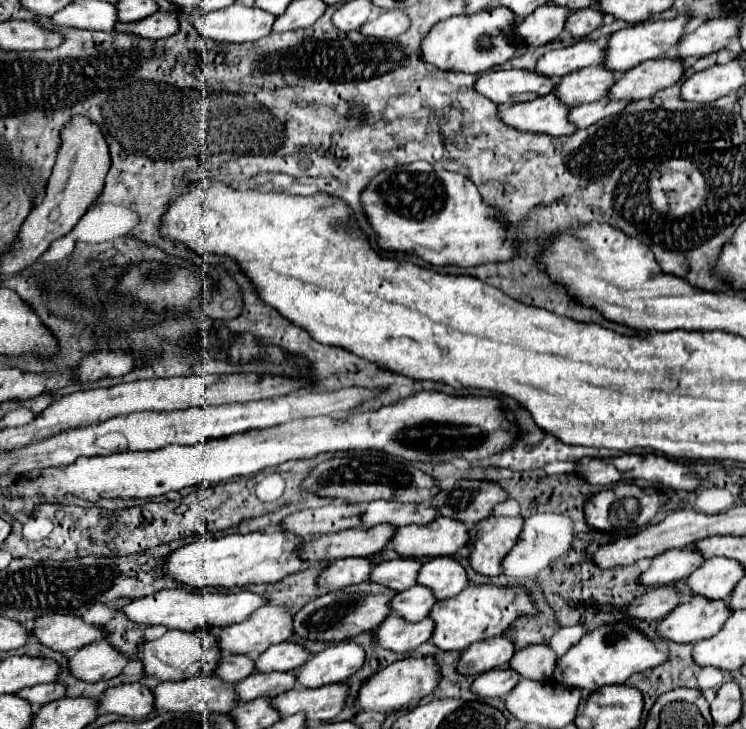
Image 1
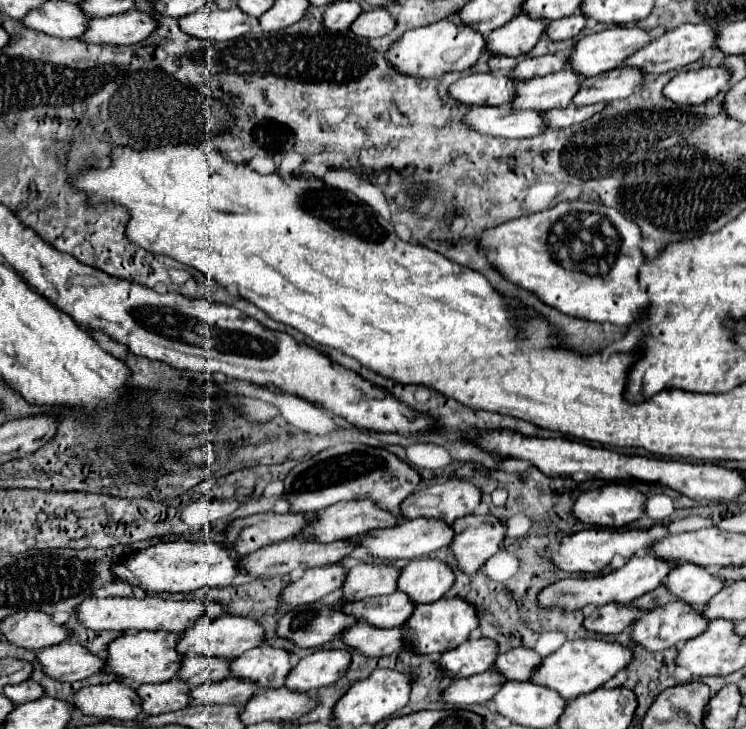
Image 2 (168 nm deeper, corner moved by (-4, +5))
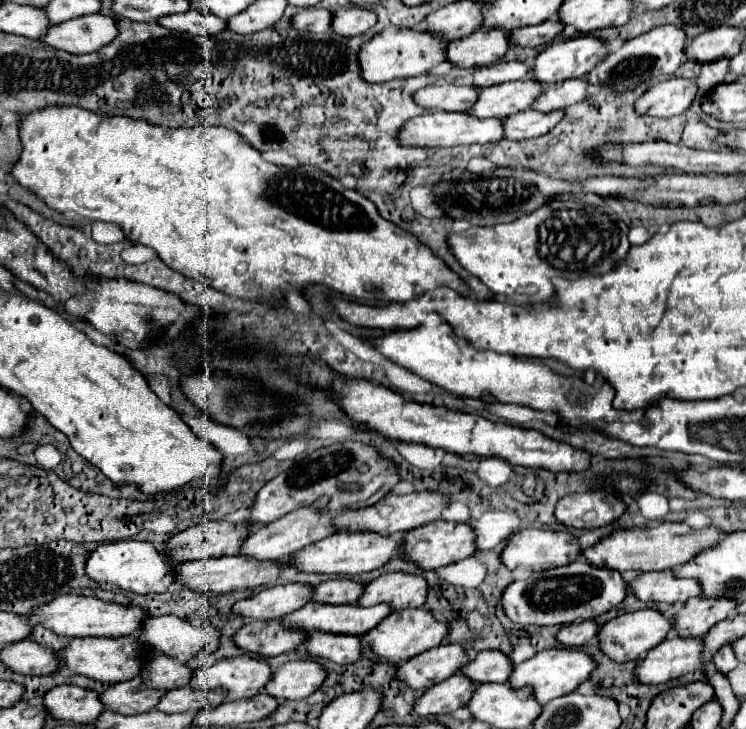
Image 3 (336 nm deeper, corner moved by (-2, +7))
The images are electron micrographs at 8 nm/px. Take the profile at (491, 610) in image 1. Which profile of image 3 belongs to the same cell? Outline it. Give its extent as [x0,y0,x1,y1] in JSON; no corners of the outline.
[363,607,449,665]

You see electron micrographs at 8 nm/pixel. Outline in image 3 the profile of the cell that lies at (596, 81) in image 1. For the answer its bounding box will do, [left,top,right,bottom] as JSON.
[471,77,545,119]

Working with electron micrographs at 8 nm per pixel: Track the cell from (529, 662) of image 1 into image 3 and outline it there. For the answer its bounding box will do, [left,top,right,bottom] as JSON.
[461,651,515,683]

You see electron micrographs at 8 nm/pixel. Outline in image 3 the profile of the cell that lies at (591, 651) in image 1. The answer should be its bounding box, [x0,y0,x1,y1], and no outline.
[509,647,597,705]

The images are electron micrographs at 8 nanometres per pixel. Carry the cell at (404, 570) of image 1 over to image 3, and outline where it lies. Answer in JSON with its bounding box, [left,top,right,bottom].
[313,577,365,603]

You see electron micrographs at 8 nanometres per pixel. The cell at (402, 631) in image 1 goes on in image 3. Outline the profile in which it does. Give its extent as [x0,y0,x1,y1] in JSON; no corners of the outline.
[305,631,361,665]

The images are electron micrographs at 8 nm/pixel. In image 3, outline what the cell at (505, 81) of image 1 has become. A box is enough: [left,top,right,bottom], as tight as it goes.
[415,83,479,111]

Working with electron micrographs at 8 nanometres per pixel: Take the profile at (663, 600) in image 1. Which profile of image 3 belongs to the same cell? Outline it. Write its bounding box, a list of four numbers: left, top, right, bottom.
[557,619,599,647]

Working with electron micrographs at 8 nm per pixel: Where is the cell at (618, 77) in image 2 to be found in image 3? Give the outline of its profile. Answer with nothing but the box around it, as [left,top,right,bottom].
[533,79,595,111]

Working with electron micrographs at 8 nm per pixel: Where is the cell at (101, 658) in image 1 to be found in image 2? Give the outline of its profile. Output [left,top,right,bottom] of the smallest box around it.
[35,641,103,681]

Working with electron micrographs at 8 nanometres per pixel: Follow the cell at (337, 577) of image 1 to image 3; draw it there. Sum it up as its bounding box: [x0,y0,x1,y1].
[233,583,313,619]

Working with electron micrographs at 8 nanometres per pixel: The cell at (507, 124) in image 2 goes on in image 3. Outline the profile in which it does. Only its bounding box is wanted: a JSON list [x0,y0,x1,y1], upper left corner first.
[399,111,505,147]

